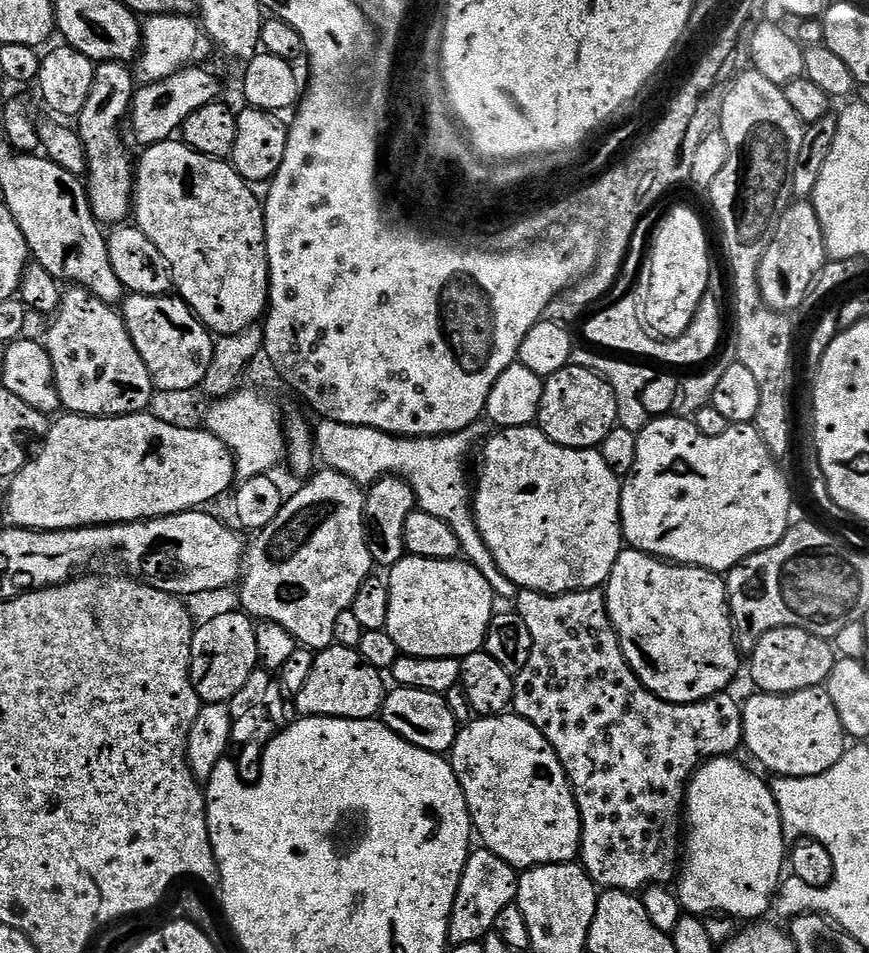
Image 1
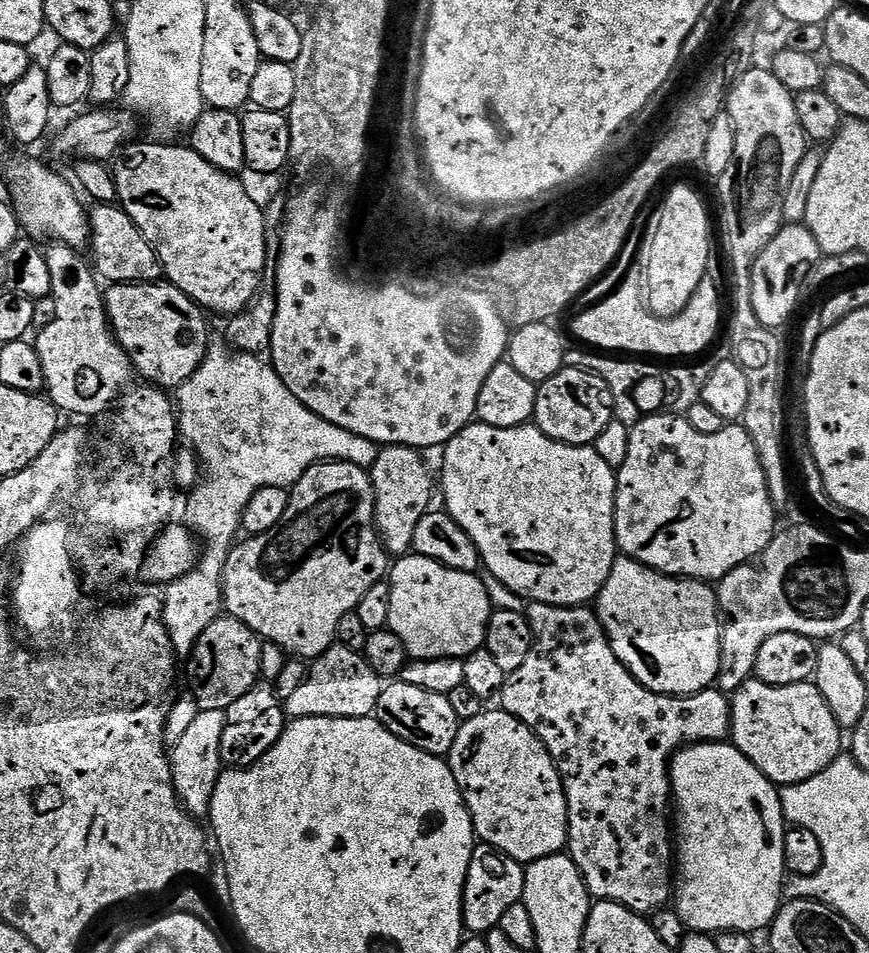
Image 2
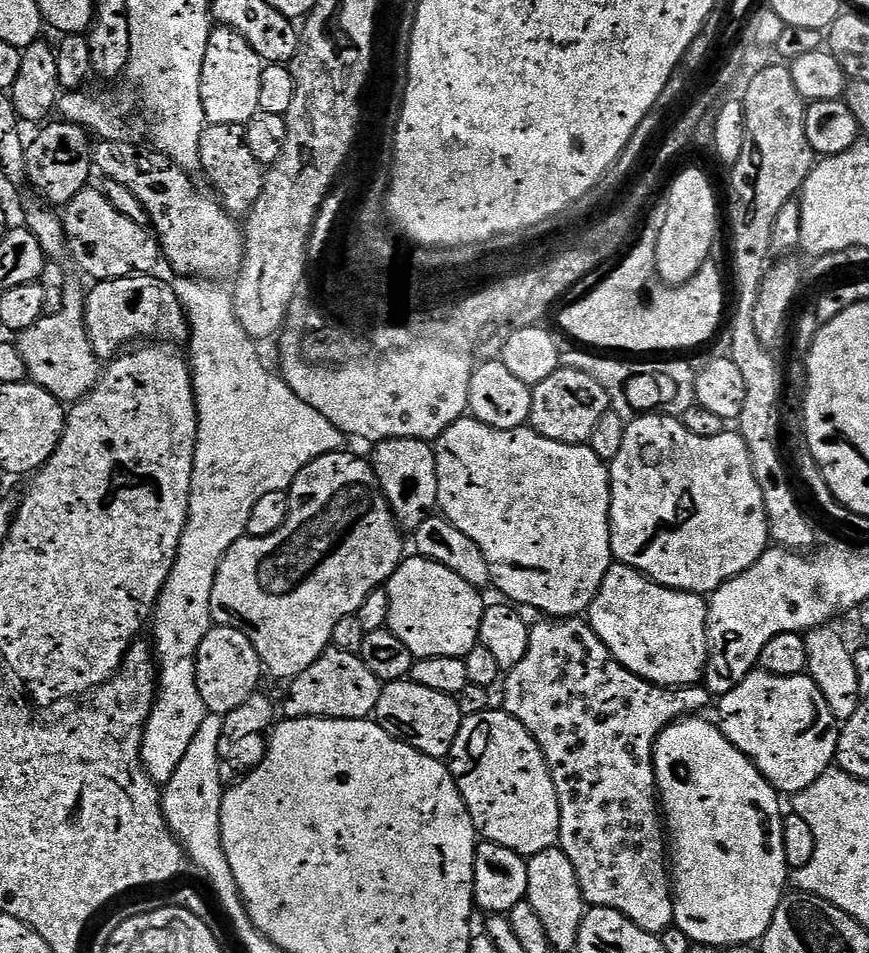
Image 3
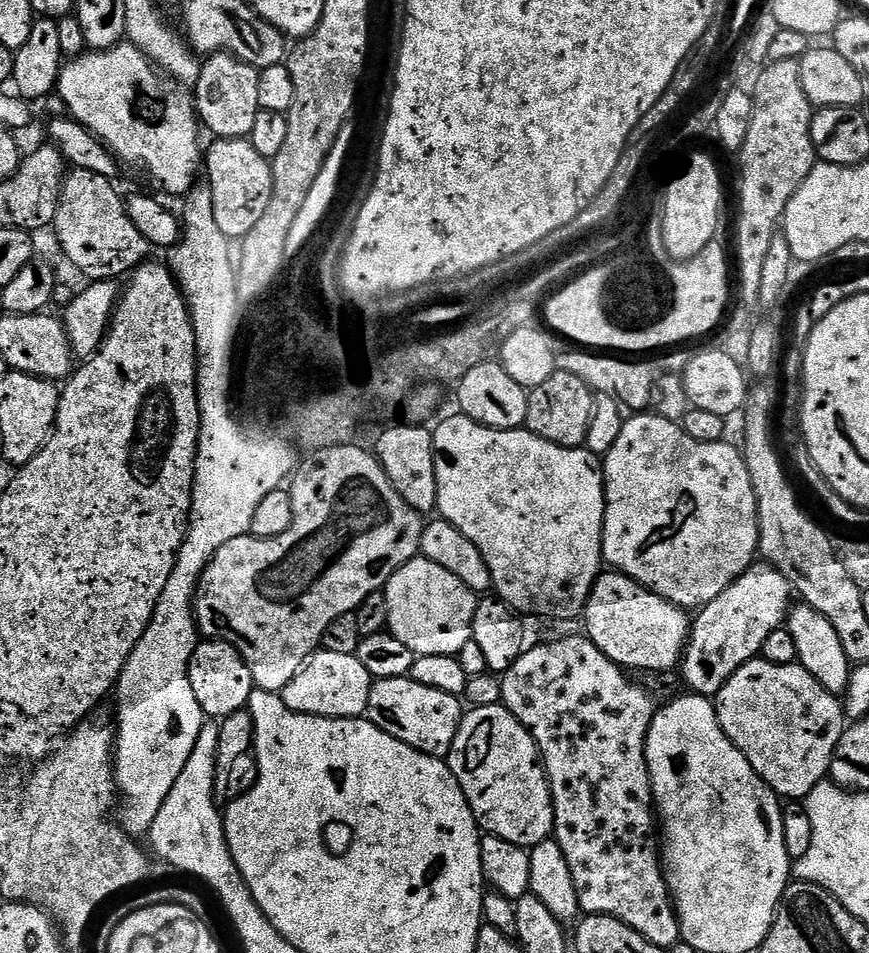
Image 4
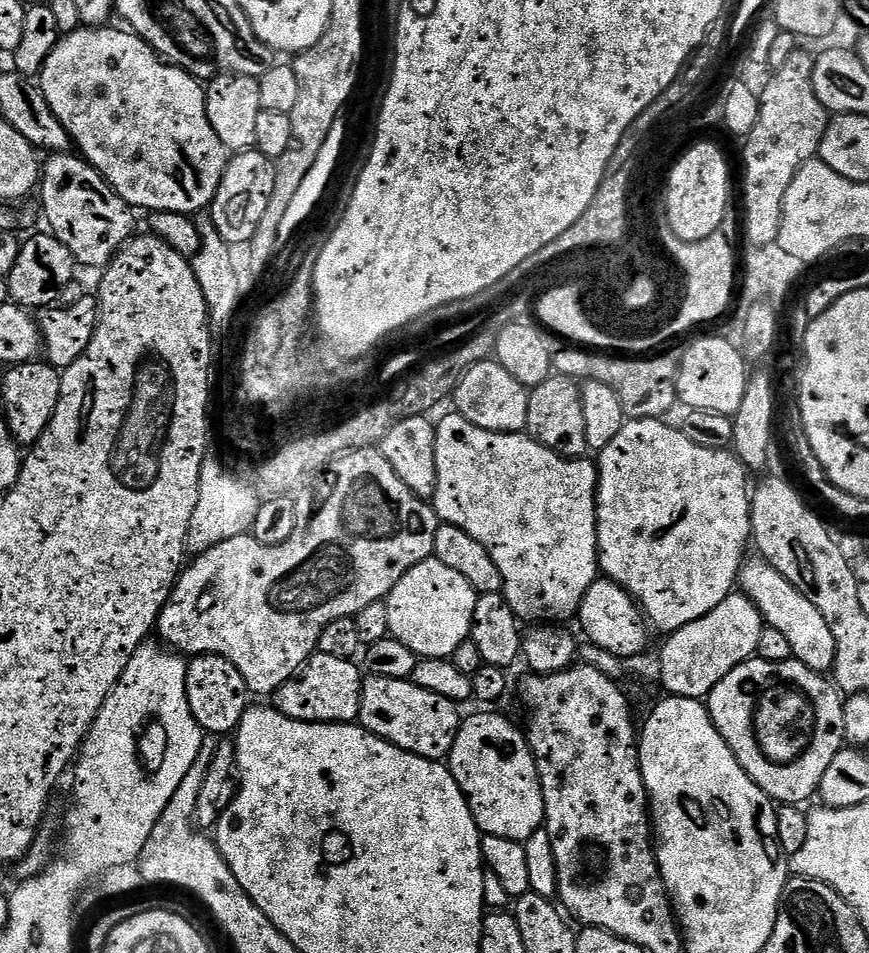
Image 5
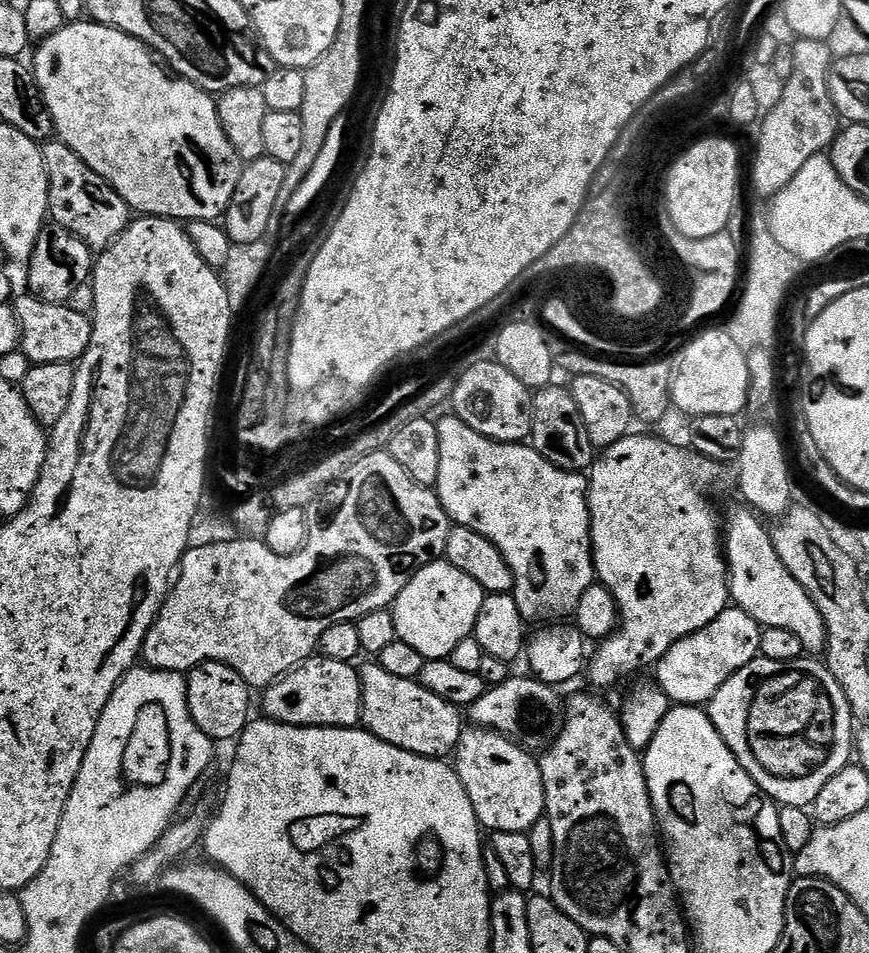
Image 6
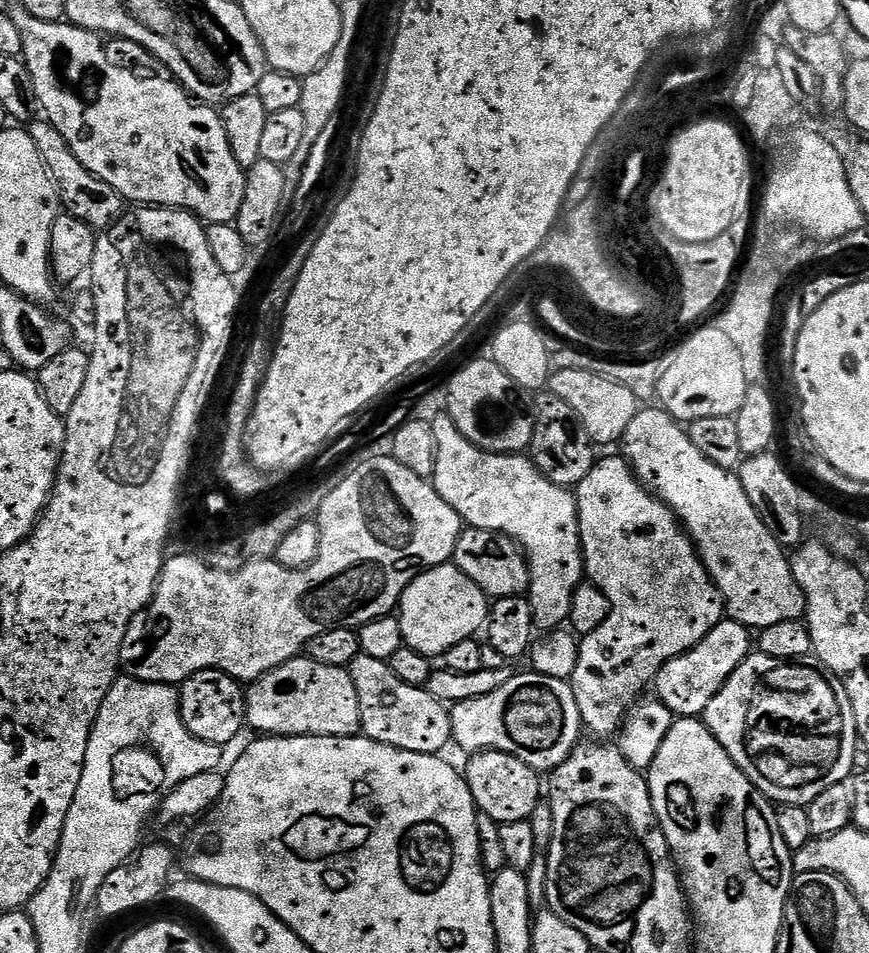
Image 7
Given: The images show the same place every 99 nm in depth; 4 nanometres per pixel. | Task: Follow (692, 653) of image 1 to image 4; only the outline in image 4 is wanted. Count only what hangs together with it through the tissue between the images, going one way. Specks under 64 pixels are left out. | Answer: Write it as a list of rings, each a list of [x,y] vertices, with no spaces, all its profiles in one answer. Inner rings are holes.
[[[615,570],[597,576],[582,620],[588,623],[588,639],[596,643],[606,658],[625,670],[637,668],[640,672],[668,672],[683,661],[684,649],[688,646],[689,613]]]

